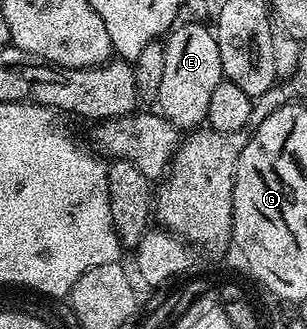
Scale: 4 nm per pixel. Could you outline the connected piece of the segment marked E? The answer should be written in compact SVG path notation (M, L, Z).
M190 19L187 25L179 24L171 28L164 41L164 79L160 79L160 91L156 109L166 120L171 121L179 131L193 131L205 122L208 115L208 103L212 100L212 91L224 80L220 63L220 47L217 36L205 29L205 24Z

